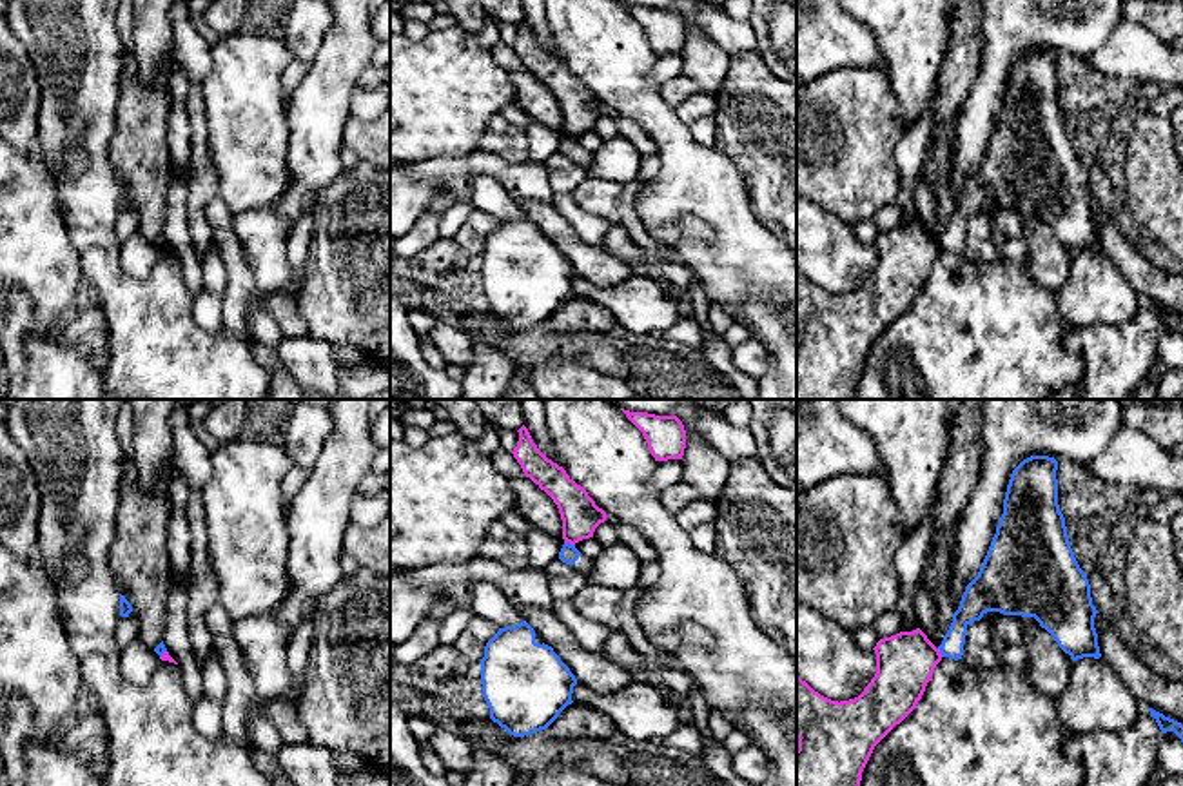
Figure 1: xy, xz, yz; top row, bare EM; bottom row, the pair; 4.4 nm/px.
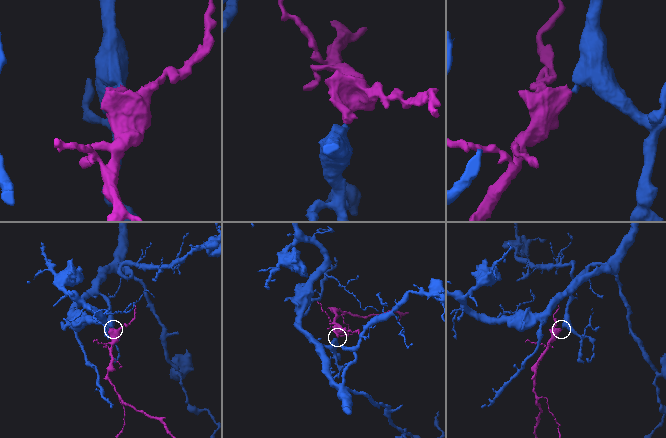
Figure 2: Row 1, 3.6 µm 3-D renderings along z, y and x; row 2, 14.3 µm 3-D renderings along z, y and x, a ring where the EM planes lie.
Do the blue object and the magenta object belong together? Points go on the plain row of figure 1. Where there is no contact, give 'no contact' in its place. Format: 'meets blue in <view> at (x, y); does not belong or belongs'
meets blue in xz at (568, 137); does not belong

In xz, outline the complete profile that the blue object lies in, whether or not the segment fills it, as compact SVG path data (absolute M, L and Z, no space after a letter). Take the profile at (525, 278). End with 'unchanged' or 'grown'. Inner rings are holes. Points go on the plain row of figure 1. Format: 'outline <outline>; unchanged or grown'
outline M526 214L499 221L486 236L484 251L479 258L483 290L490 301L490 312L513 330L546 323L573 296L575 269L552 240L535 234L535 225Z; unchanged

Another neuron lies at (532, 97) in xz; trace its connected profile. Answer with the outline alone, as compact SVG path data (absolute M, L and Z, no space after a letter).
M526 69L512 71L510 76L515 85L515 103L521 111L533 122L562 131L562 113L553 93Z

